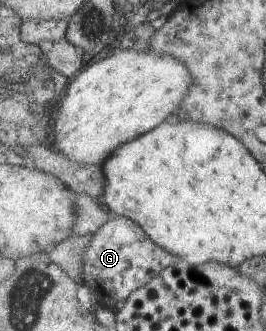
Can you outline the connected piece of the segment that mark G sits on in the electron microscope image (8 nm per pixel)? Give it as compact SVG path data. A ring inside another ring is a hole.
M117 216L102 226L87 246L82 282L94 292L94 296L98 296L102 306L117 312L133 292L150 284L176 259L168 250L158 246L137 222Z

